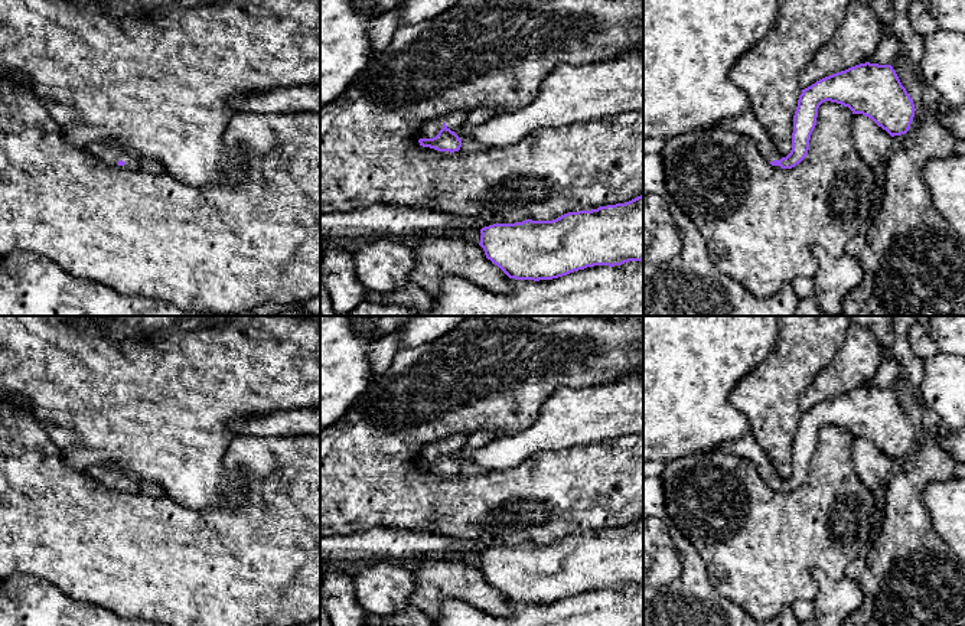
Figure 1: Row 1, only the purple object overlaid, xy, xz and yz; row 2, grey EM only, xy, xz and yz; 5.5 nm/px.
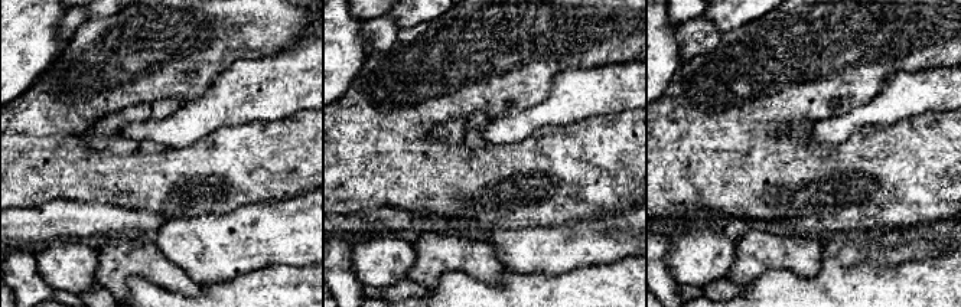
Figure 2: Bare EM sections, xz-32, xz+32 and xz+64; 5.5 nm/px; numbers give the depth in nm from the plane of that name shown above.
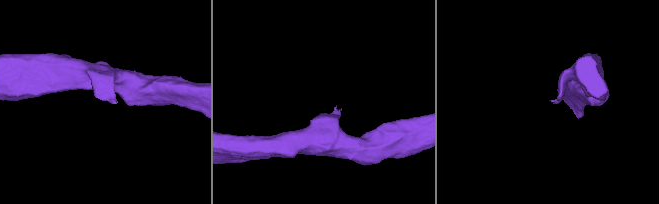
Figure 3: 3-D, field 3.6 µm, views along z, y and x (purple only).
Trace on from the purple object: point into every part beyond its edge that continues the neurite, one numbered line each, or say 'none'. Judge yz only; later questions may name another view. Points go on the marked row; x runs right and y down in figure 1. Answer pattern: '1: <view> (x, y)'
1: yz (747, 124)

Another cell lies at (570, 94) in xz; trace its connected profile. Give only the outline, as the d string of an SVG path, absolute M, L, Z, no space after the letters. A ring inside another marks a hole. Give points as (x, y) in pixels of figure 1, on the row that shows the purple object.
M643 48L602 62L558 65L544 78L531 102L514 111L496 114L480 125L464 124L454 133L459 138L472 137L488 149L502 149L518 144L538 128L594 121L623 111L643 111Z

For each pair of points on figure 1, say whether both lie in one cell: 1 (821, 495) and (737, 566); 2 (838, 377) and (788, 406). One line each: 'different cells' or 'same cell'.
1: same cell
2: different cells

